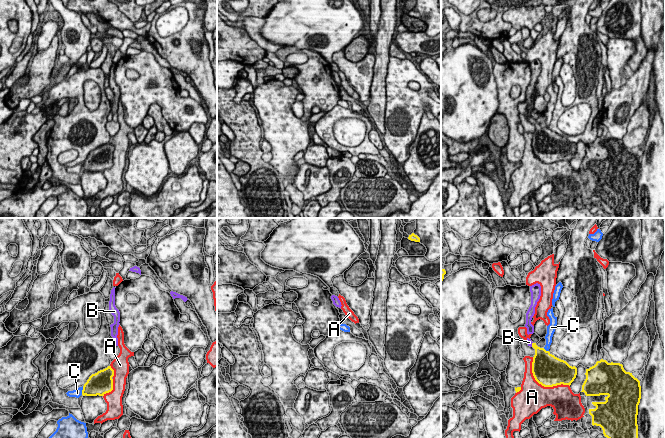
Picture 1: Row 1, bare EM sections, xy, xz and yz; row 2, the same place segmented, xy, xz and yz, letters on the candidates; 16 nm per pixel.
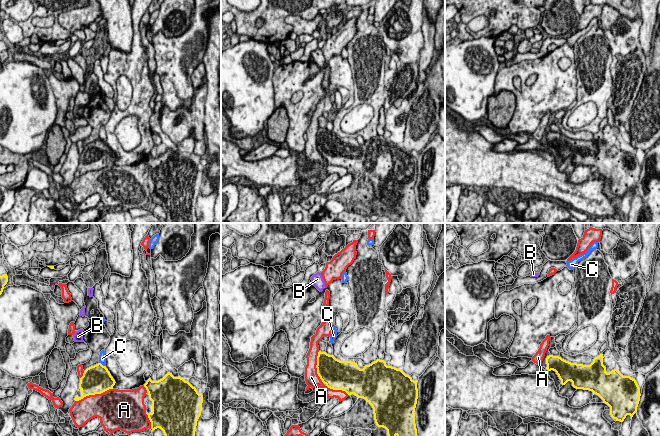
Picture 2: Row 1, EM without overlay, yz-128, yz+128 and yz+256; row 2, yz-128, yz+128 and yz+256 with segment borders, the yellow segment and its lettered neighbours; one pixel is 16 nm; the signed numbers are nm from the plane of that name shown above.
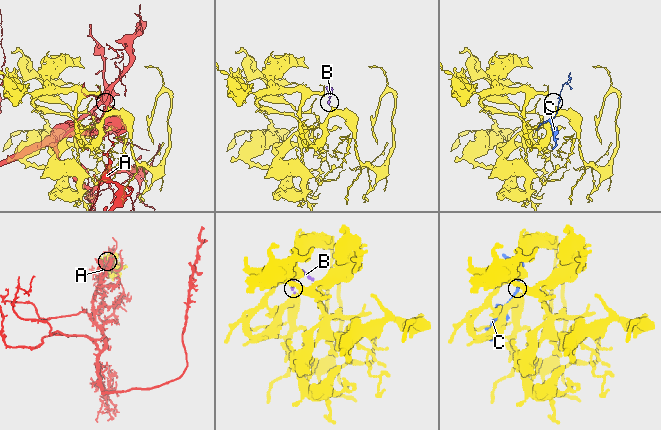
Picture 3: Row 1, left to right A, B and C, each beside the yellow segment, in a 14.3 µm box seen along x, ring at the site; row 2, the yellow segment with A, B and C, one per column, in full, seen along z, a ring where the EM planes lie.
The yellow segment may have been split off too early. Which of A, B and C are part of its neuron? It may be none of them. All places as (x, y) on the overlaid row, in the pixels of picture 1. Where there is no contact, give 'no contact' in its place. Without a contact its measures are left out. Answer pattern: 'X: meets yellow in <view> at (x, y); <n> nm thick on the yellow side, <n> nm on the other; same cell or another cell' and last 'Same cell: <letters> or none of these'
A: meets yellow in yz at (541, 384); 500 nm thick on the yellow side, 460 nm on the other; another cell
B: meets yellow in yz at (532, 344); 240 nm thick on the yellow side, 90 nm on the other; same cell
C: meets yellow in xy at (82, 390); 320 nm thick on the yellow side, 140 nm on the other; another cell
Same cell: B

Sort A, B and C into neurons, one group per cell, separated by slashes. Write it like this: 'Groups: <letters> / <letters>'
Groups: A / B / C

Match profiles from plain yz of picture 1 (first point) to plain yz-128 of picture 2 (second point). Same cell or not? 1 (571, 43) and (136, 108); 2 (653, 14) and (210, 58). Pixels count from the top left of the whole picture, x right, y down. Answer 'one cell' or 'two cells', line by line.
1: one cell
2: one cell

